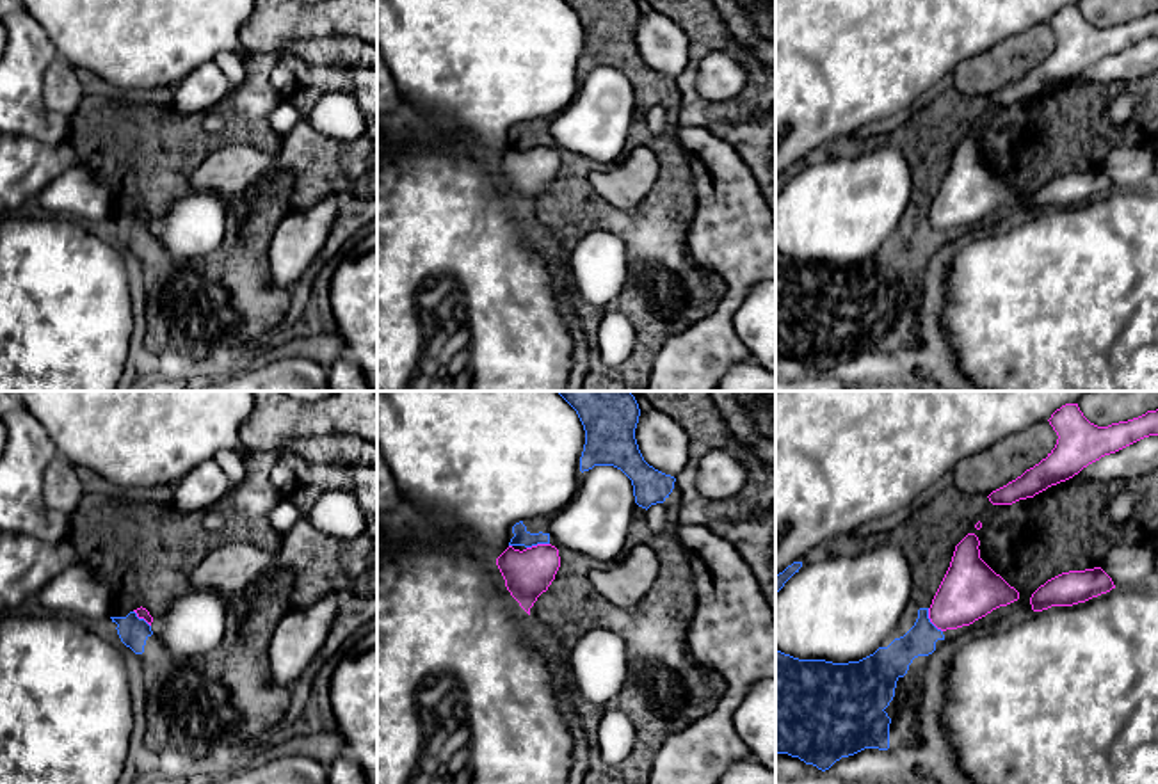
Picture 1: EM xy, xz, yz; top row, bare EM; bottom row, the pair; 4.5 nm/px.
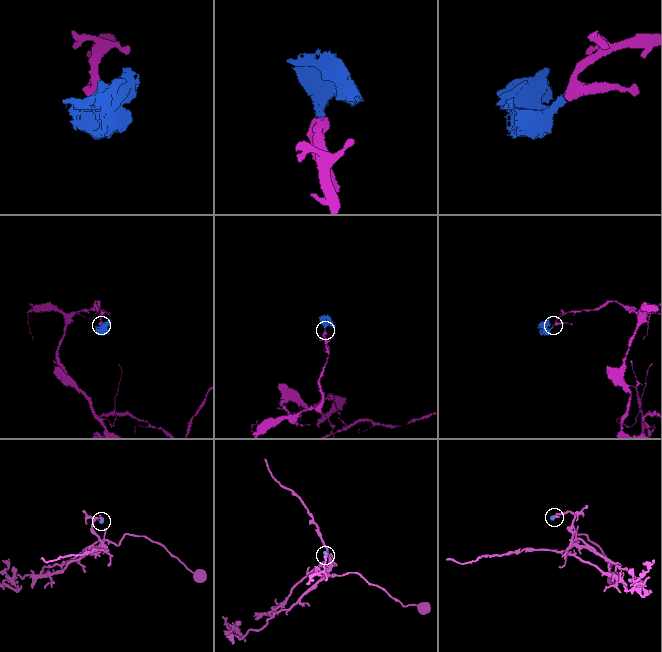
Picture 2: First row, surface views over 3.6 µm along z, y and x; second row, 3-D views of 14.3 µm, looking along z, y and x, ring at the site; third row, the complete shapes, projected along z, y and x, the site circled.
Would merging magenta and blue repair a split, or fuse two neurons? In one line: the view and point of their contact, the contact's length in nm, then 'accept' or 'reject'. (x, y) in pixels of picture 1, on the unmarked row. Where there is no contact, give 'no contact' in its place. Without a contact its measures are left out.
contact yz (931, 223); length 130 nm; reject

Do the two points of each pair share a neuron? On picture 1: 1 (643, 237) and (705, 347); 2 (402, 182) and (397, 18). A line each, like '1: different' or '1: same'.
1: different
2: different

